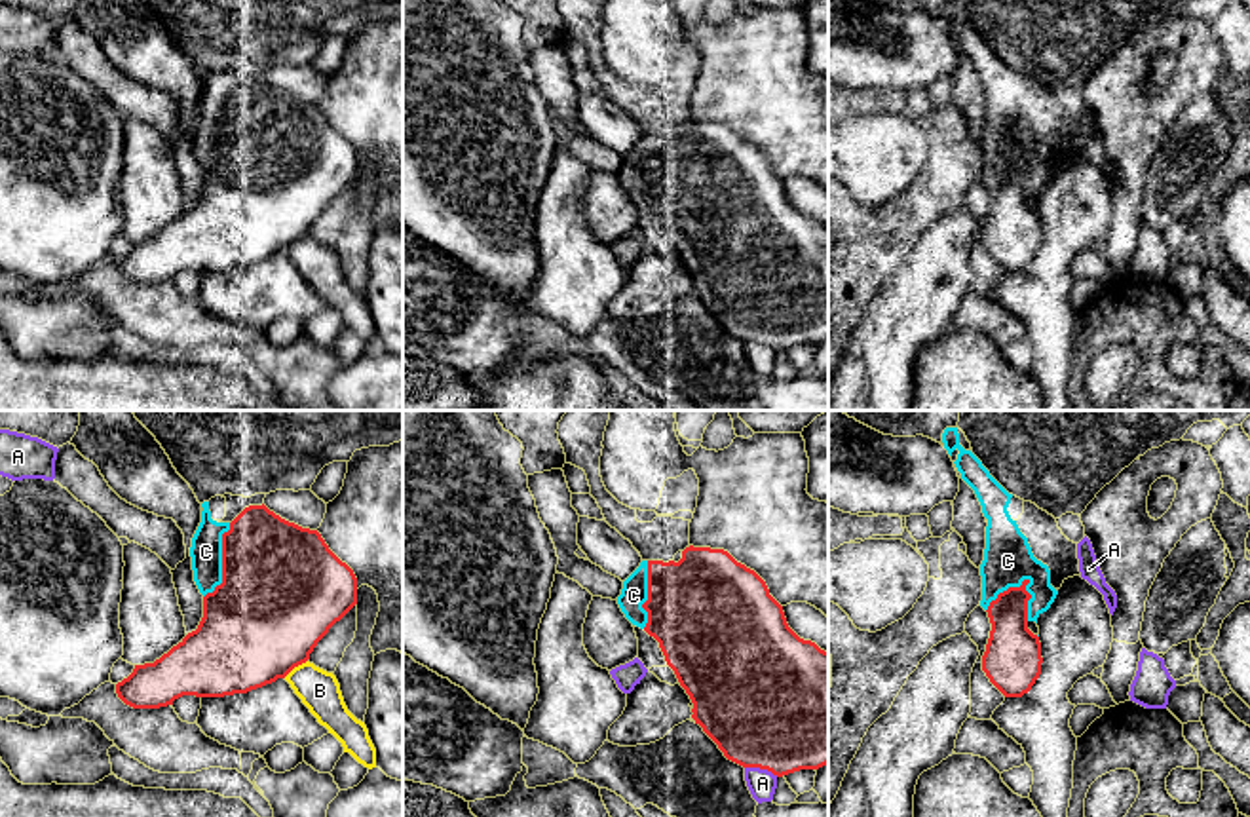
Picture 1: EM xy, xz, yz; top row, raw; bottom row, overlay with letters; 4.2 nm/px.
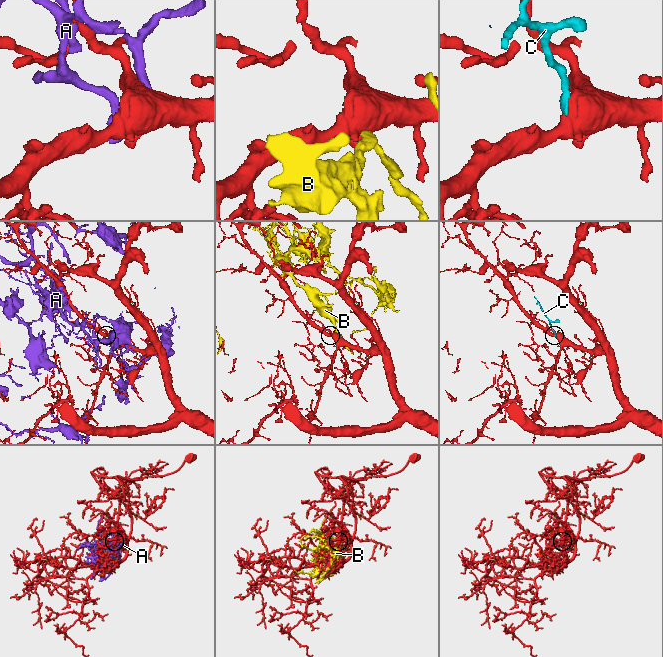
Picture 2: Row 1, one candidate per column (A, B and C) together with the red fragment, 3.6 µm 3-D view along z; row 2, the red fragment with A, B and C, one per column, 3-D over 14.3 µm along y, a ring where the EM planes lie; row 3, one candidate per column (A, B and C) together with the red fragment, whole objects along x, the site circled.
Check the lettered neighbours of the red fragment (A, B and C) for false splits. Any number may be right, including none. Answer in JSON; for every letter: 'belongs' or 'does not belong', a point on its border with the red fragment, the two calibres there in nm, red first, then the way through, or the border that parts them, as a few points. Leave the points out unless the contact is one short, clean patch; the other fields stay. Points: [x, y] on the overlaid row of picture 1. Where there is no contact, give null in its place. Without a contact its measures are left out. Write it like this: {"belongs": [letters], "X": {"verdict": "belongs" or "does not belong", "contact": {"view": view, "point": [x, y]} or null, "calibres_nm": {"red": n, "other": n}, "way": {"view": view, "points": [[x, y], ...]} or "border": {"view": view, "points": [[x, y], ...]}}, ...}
{"belongs": ["C"], "A": {"verdict": "does not belong", "contact": {"view": "xz", "point": [762, 768]}, "calibres_nm": {"red": 500, "other": 120}}, "B": {"verdict": "does not belong", "contact": {"view": "xy", "point": [295, 665]}, "calibres_nm": {"red": 480, "other": 170}}, "C": {"verdict": "belongs", "contact": {"view": "yz", "point": [1007, 589]}, "calibres_nm": {"red": 220, "other": 200}}}

